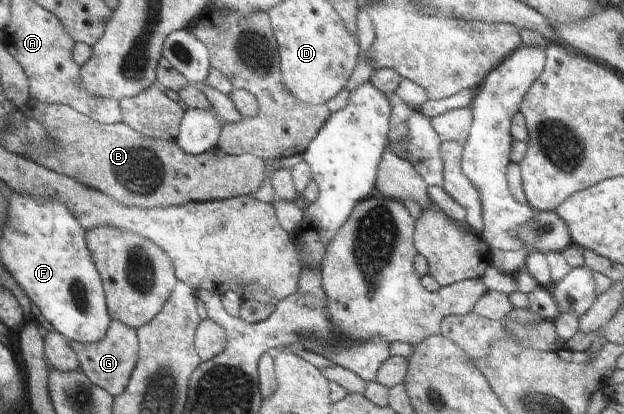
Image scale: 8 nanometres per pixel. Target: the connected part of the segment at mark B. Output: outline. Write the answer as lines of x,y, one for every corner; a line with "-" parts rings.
35,99
27,102
23,112
34,121
40,122
52,138
54,150
47,153
42,149
28,147
24,156
46,169
74,178
92,189
104,192
109,198
128,207
150,209
182,205
188,202
225,200
257,192
265,180
264,159
255,155
228,155
217,146
203,154
187,154
176,141
145,136
123,122
106,125
67,105
51,104

